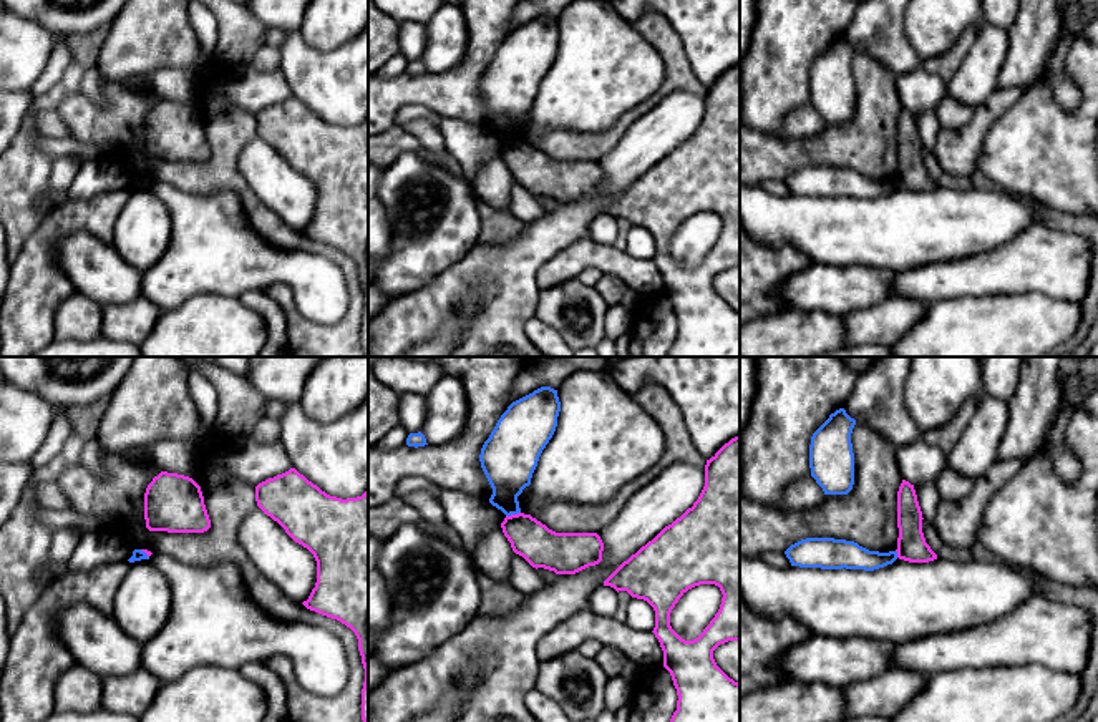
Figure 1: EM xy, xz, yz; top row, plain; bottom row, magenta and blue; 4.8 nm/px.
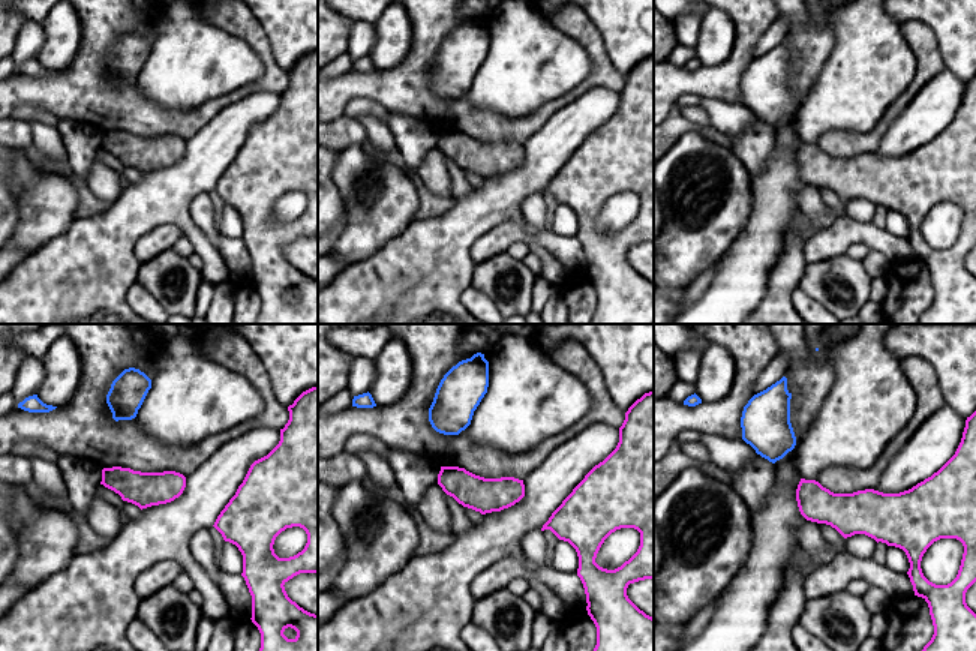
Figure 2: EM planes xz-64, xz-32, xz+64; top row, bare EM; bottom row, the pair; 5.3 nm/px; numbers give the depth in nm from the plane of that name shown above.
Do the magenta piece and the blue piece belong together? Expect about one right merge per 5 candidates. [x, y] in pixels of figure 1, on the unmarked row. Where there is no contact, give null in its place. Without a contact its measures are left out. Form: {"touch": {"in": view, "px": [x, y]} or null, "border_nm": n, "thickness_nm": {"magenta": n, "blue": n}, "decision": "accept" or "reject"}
{"touch": {"in": "xz", "px": [513, 143]}, "border_nm": 80, "thickness_nm": {"magenta": 190, "blue": 260}, "decision": "reject"}

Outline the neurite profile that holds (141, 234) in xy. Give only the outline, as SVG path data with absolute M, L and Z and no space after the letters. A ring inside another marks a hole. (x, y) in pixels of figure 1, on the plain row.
M134 189L121 209L111 246L134 269L144 272L166 252L171 241L171 216L149 189Z

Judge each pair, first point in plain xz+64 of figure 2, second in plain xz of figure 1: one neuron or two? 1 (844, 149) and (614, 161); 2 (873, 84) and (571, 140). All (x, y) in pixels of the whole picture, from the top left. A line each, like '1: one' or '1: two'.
1: two
2: two

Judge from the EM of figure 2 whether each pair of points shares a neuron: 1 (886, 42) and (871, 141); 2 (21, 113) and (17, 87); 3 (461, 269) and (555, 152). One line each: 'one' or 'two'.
1: two
2: two
3: one

